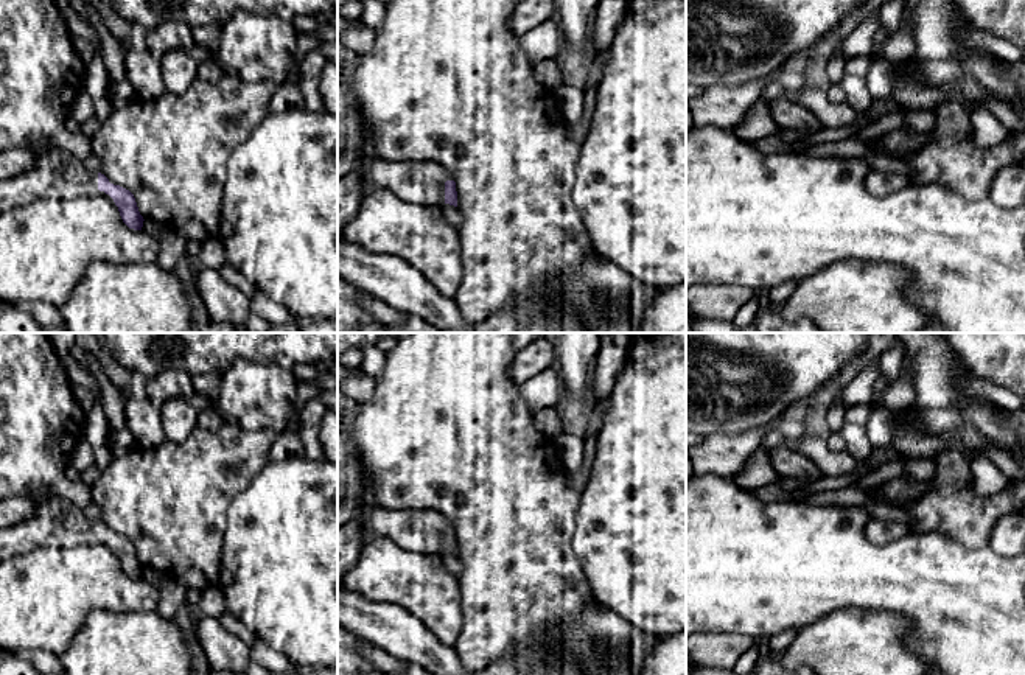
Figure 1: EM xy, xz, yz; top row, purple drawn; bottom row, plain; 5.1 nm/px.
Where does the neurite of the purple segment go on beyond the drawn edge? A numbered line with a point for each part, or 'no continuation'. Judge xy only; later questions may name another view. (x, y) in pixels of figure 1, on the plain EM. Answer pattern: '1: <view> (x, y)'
1: xy (55, 523)

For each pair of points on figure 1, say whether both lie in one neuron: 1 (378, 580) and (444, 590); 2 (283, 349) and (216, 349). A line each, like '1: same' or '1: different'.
1: same
2: same

